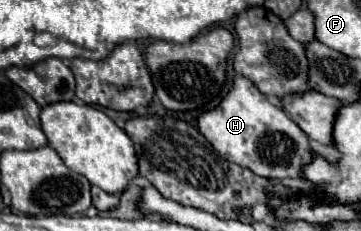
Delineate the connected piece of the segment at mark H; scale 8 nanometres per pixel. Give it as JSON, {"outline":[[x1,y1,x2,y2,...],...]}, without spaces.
{"outline":[[243,75,235,77,231,93,217,109,199,115,197,125,221,157,247,167,265,179,301,179,303,167,313,161,309,137,305,137,301,127,289,119,283,109,271,105,267,97]]}

